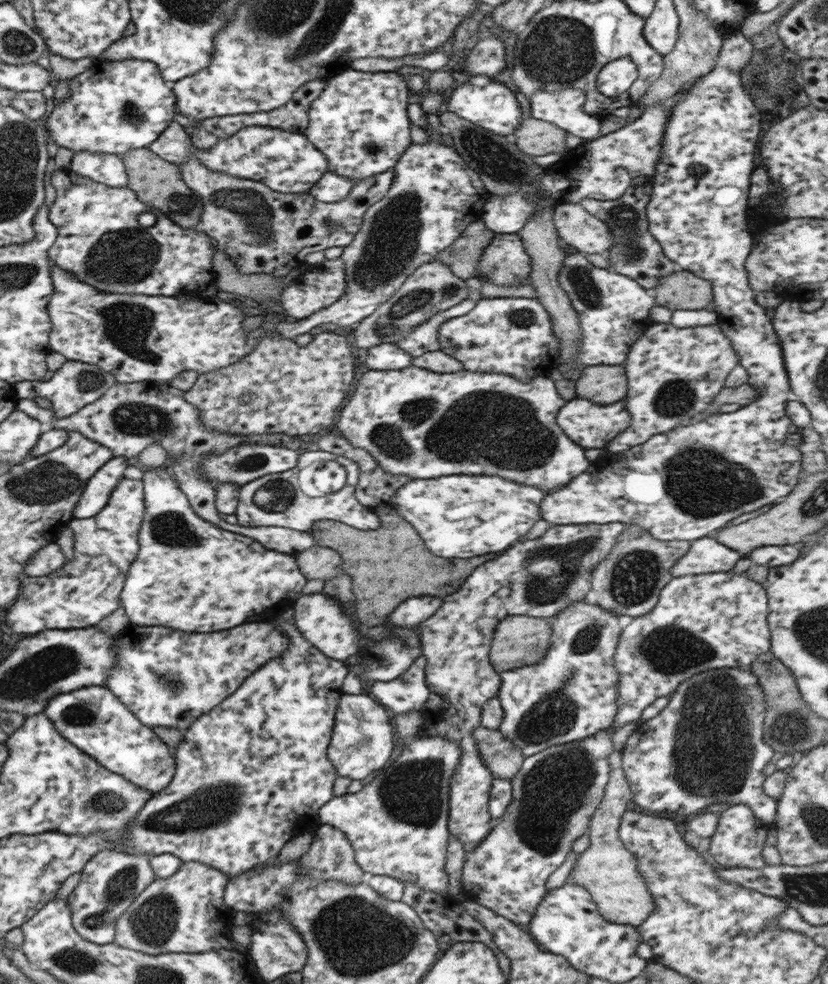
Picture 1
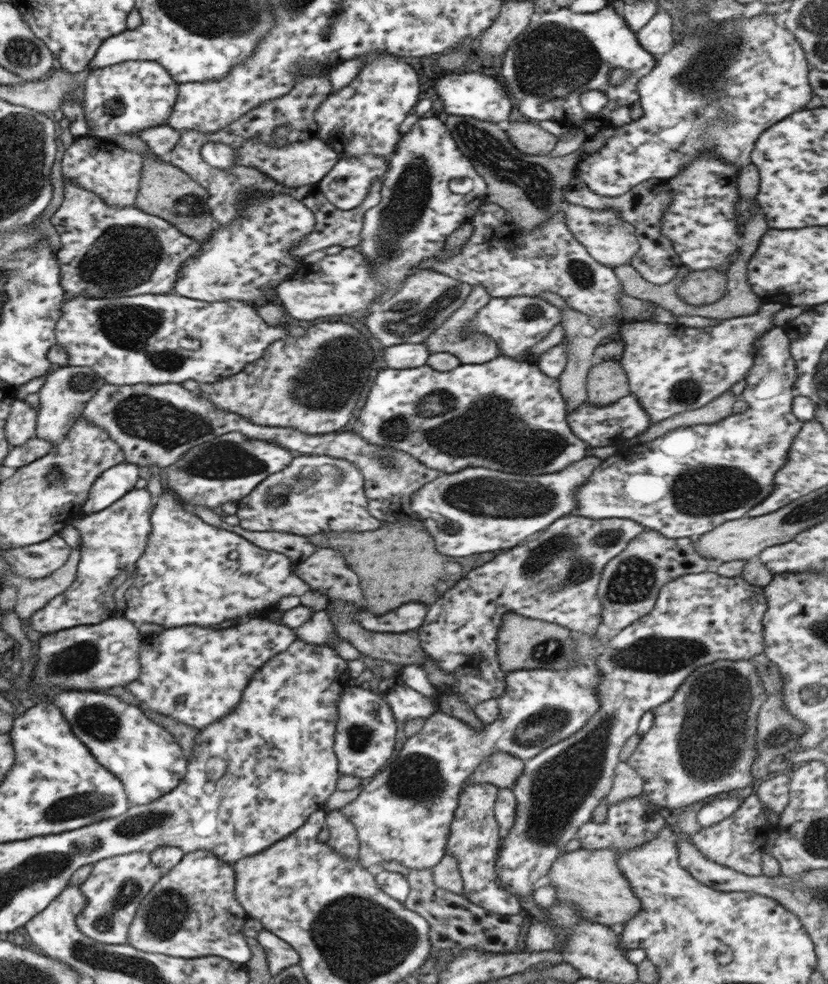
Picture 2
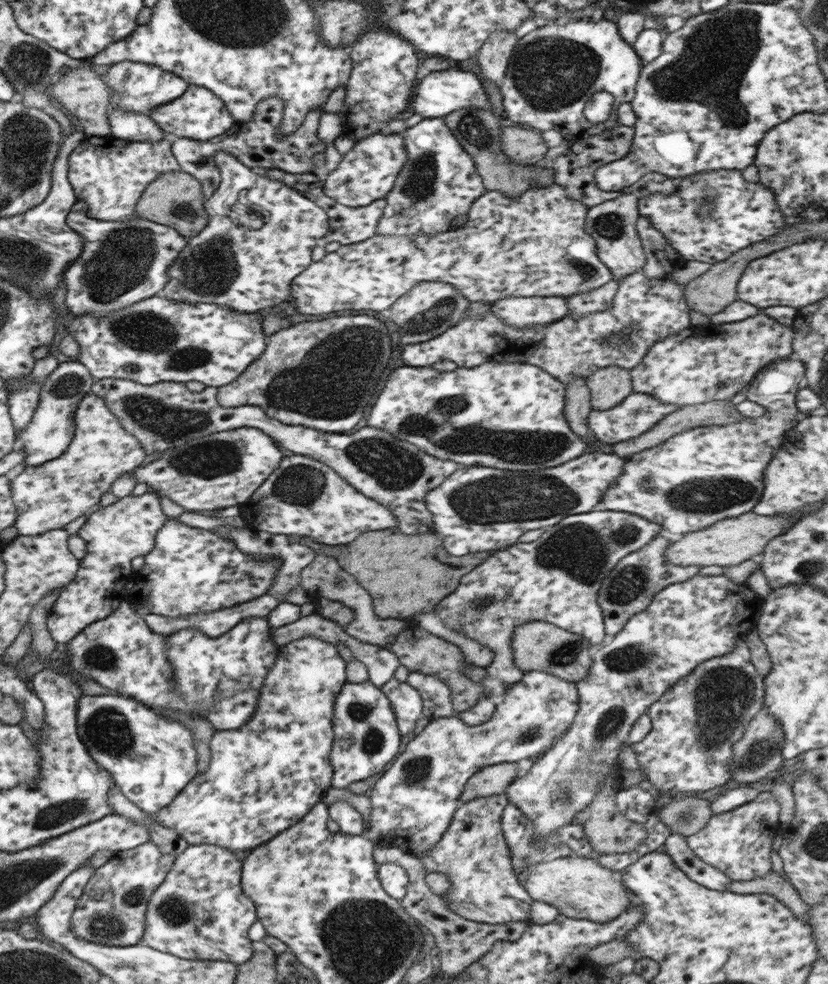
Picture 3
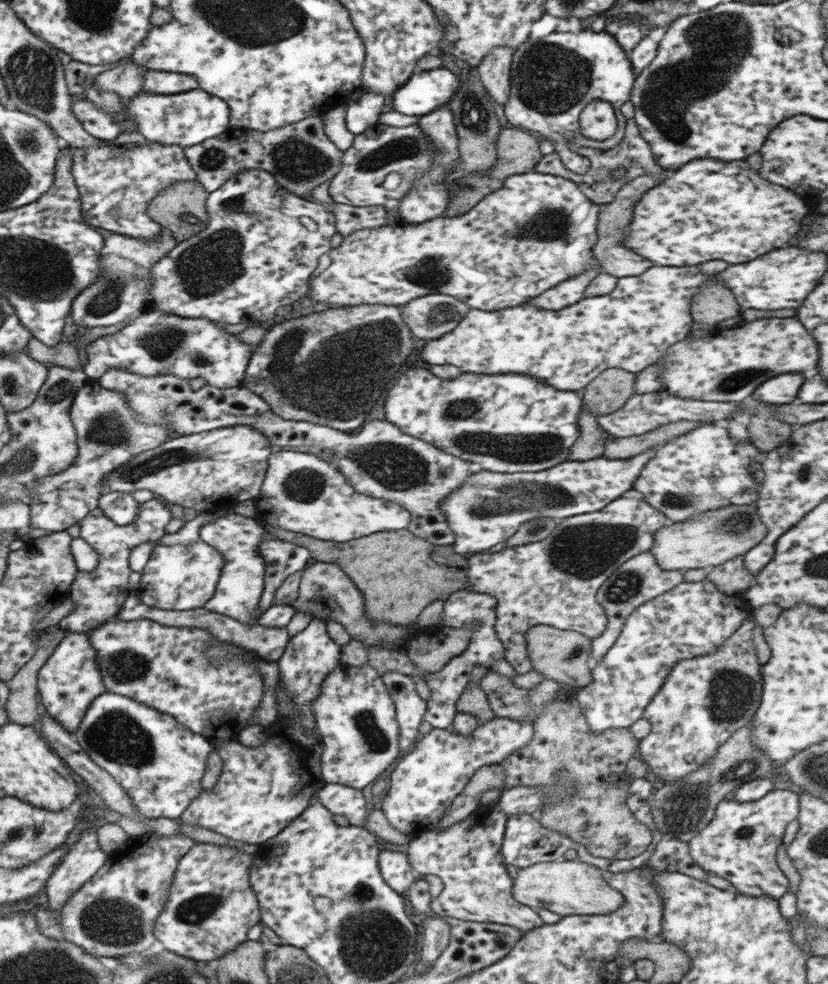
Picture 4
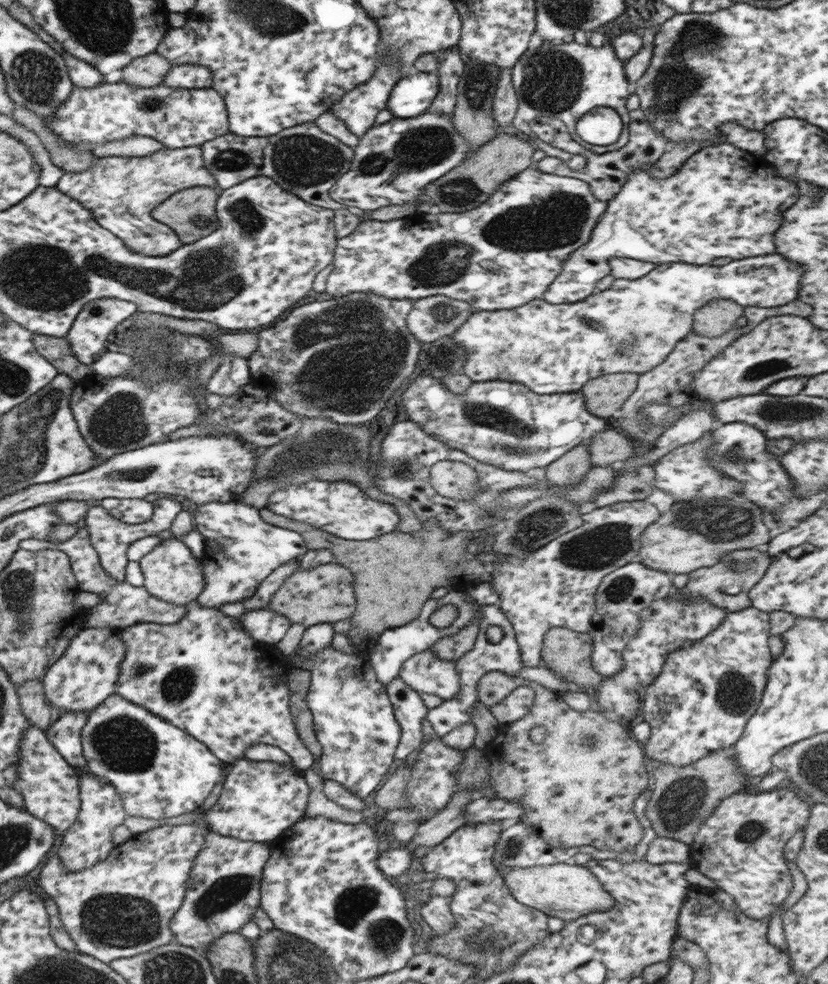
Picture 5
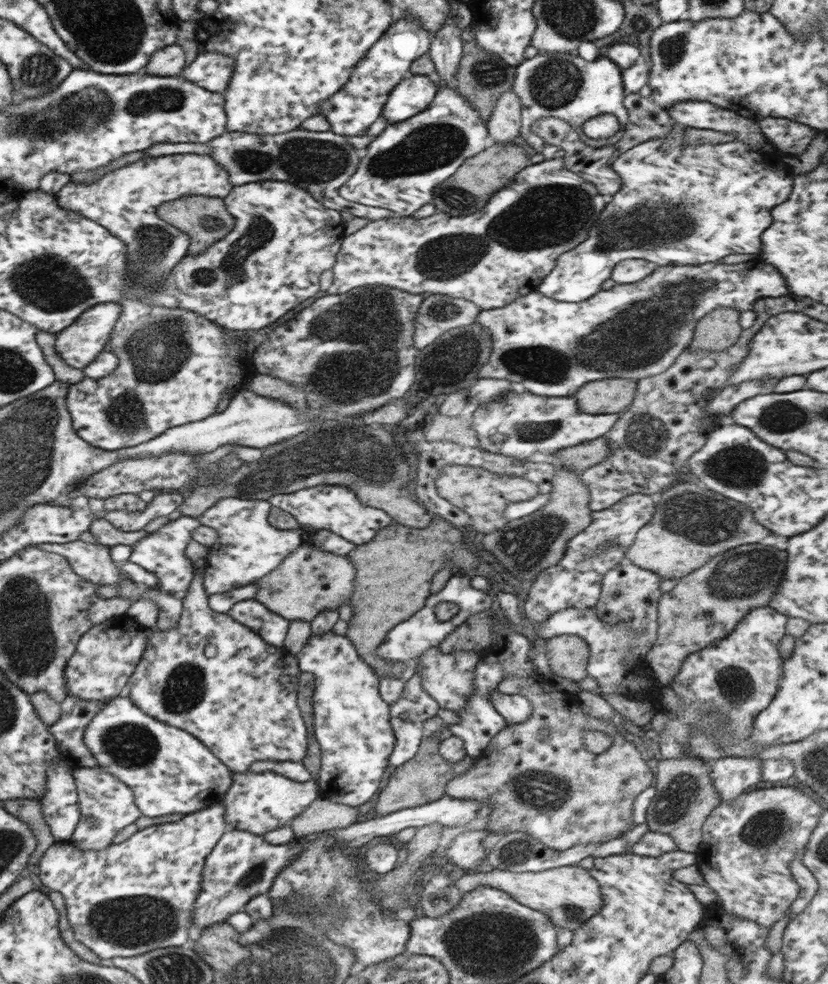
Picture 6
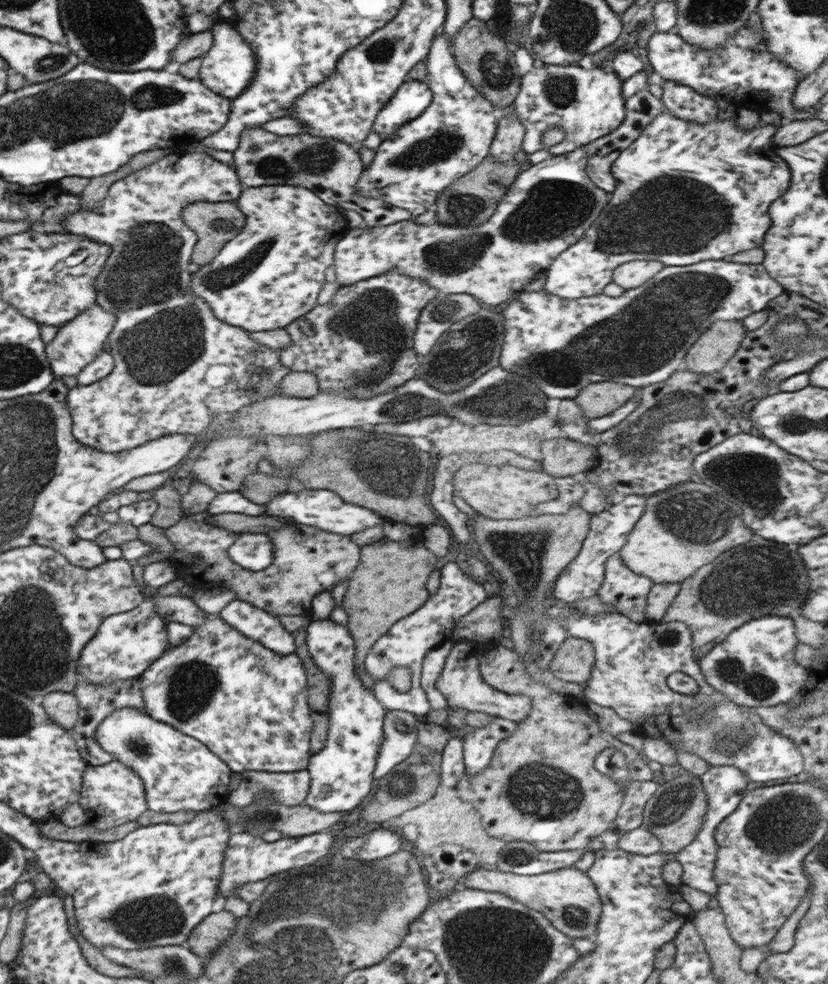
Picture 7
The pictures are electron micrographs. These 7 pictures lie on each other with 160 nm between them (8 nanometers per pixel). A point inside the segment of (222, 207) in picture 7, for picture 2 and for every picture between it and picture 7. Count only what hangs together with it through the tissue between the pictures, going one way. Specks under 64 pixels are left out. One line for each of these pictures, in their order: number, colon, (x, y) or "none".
2: (163, 190)
3: (174, 199)
4: (179, 208)
5: (190, 213)
6: (203, 219)

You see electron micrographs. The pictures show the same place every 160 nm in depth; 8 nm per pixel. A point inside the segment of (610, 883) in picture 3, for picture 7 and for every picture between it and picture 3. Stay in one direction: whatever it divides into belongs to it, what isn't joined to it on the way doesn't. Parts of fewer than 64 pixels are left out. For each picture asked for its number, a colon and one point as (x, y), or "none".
4: (568, 887)
5: (565, 891)
6: (567, 895)
7: (566, 898)

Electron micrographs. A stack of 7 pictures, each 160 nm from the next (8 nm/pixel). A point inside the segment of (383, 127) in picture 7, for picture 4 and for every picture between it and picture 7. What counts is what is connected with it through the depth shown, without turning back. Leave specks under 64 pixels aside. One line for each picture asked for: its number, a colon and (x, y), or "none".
4: (425, 91)
5: (411, 96)
6: (411, 95)

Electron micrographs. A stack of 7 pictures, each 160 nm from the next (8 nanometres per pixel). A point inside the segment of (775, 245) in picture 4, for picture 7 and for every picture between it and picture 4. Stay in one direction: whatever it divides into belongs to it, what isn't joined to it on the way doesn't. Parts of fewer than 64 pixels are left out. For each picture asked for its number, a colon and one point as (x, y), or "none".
5: (723, 202)
6: (677, 204)
7: (662, 209)

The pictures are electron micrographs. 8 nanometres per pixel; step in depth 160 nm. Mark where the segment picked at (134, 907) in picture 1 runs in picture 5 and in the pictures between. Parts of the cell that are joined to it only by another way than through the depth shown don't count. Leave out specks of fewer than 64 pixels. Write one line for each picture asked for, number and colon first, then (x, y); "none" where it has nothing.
2: (190, 912)
3: (198, 912)
4: (210, 905)
5: (221, 894)

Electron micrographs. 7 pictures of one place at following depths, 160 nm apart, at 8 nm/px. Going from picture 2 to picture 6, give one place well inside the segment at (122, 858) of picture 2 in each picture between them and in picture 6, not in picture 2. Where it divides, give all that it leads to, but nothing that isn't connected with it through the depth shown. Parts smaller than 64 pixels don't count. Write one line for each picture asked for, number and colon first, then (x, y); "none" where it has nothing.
3: (111, 909)
4: (112, 914)
5: (121, 906)
6: (128, 898)

